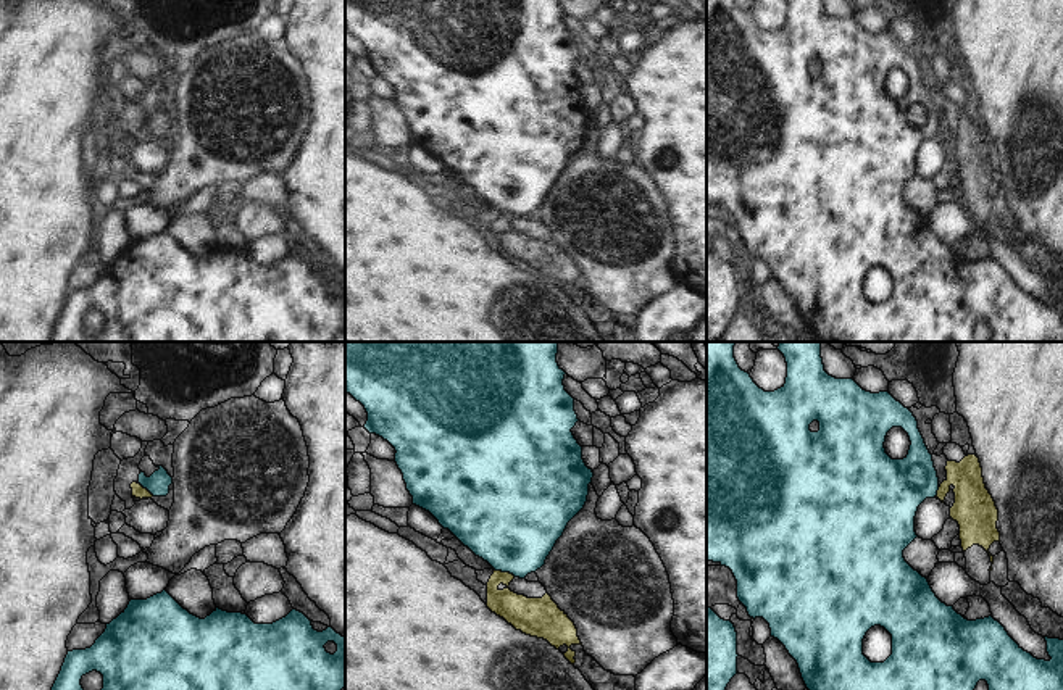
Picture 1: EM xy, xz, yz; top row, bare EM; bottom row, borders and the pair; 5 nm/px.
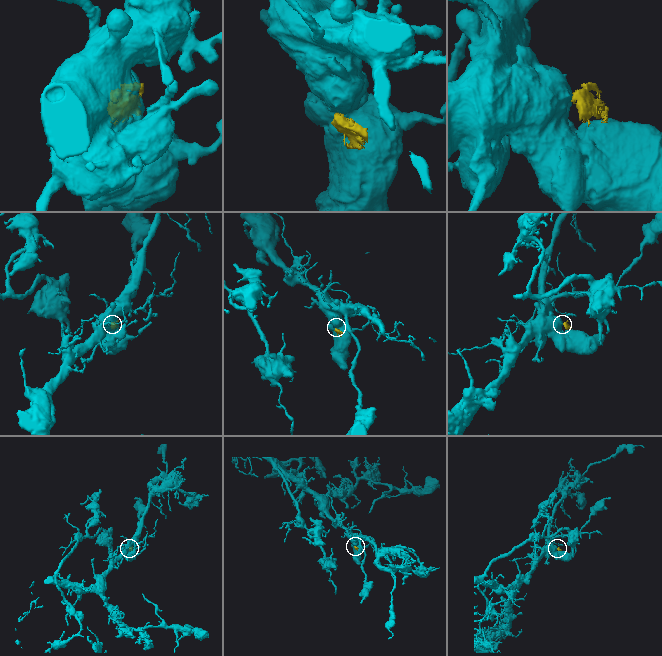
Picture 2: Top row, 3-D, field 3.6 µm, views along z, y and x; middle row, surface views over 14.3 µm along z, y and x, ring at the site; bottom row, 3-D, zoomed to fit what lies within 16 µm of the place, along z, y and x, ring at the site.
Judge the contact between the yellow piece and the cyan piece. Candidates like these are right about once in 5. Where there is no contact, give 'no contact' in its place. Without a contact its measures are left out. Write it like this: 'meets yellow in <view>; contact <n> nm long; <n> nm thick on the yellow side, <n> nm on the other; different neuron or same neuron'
meets yellow in xz; contact 110 nm long; 180 nm thick on the yellow side, 460 nm on the other; different neuron

